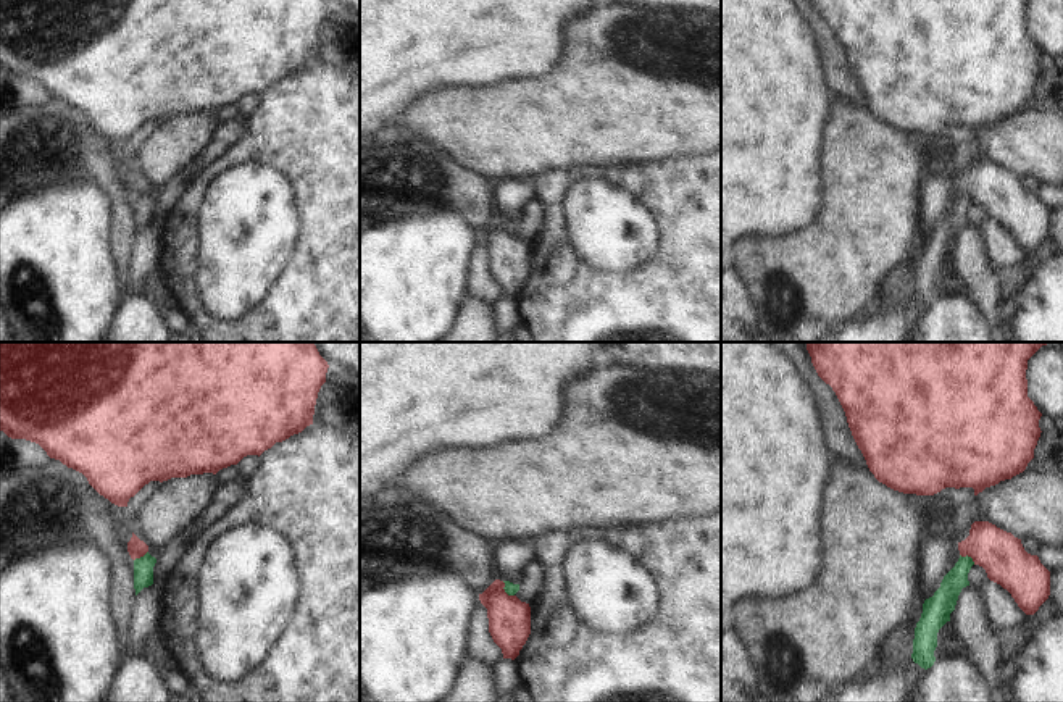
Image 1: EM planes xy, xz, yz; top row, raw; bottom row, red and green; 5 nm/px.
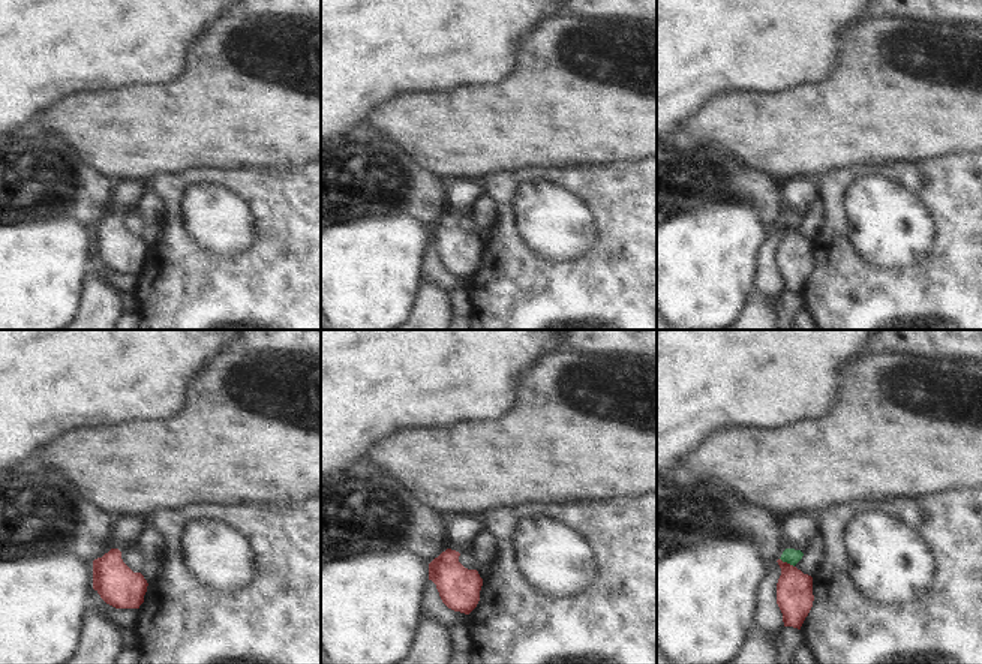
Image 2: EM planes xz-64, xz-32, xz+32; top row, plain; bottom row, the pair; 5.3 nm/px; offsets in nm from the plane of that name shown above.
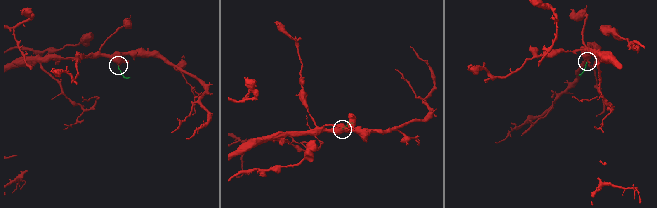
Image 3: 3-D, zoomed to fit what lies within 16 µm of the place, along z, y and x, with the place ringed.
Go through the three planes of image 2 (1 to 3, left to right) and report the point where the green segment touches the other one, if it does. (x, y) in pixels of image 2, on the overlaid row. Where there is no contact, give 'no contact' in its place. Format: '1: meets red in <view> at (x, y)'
1: no contact
2: no contact
3: meets red in xz+32 at (786, 562)

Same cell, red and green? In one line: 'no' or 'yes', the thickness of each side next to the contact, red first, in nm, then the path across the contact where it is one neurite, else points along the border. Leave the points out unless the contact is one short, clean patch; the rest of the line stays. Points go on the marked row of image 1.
no | 200/60 nm | along xz (502, 581), (504, 589), (513, 596)

